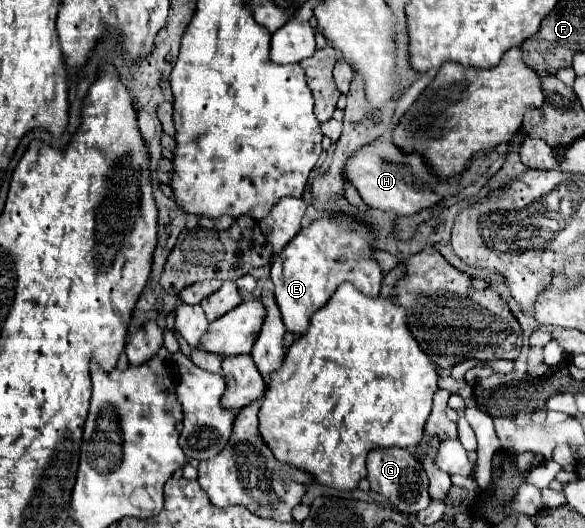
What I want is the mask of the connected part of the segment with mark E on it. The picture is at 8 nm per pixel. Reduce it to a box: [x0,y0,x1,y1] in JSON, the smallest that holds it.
[272,213,382,337]

